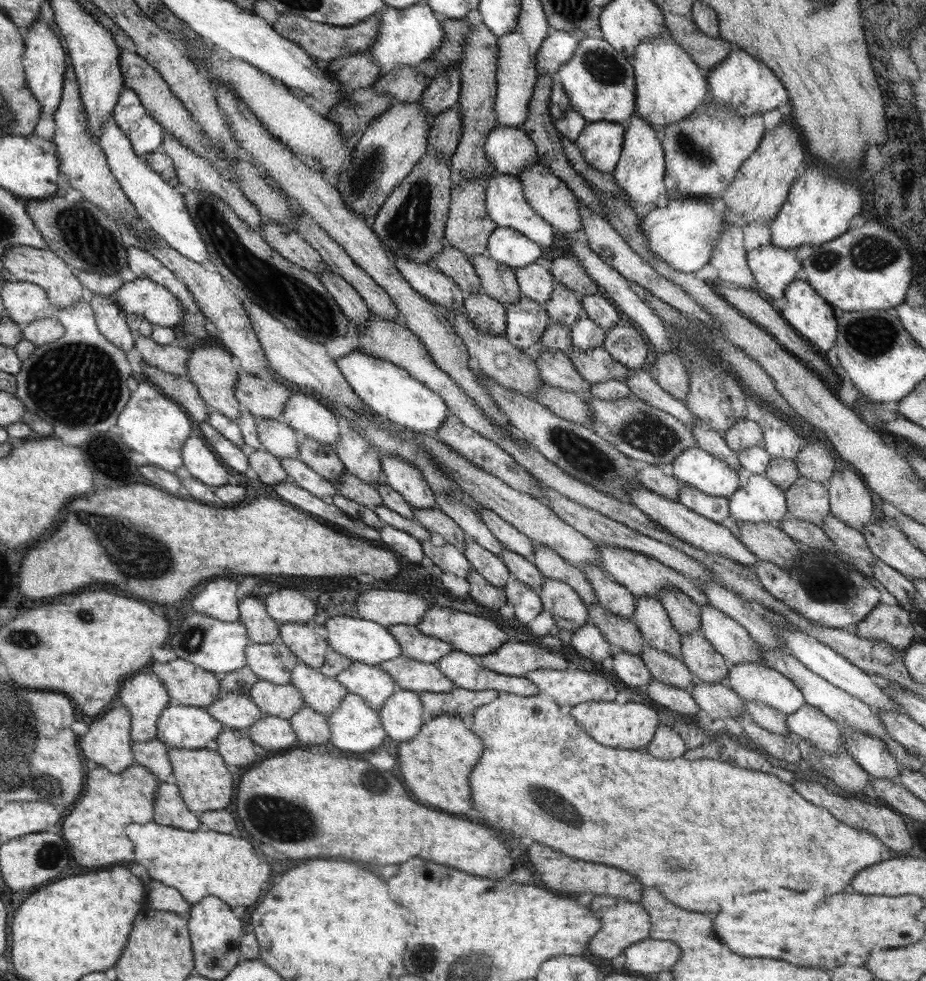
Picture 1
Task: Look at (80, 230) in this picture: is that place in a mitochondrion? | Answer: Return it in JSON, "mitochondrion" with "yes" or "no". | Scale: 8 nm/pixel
{"mitochondrion":"yes"}

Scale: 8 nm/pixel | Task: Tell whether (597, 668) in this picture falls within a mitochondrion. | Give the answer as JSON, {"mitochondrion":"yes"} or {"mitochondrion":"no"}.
{"mitochondrion":"no"}

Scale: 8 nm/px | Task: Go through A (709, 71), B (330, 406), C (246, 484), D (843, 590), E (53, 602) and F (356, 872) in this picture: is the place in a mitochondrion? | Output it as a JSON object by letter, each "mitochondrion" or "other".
{"A":"other","B":"other","C":"other","D":"mitochondrion","E":"other","F":"other"}

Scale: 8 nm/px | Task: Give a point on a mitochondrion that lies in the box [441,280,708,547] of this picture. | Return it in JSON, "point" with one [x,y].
{"point":[586,459]}

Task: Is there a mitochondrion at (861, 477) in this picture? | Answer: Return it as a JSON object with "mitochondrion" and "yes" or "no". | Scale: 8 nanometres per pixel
{"mitochondrion":"no"}

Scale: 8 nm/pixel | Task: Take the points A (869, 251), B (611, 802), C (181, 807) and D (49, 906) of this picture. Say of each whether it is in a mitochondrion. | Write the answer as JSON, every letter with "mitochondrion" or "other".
{"A":"mitochondrion","B":"other","C":"other","D":"other"}

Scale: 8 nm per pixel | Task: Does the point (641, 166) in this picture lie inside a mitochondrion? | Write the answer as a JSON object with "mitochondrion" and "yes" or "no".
{"mitochondrion":"no"}

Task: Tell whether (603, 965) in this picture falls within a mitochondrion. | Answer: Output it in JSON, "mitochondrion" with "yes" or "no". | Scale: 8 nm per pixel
{"mitochondrion":"no"}

